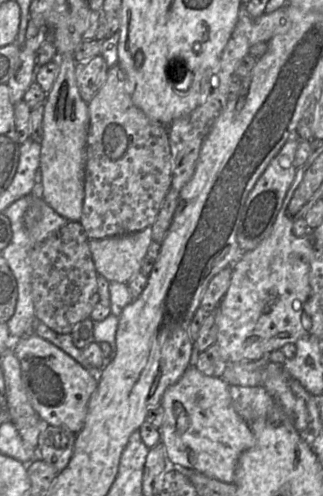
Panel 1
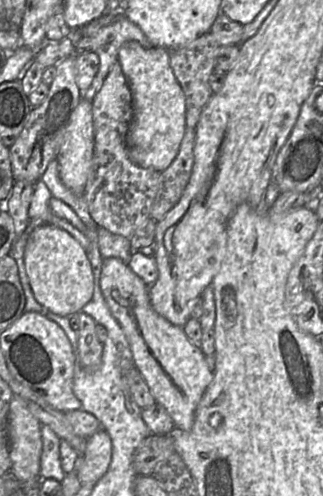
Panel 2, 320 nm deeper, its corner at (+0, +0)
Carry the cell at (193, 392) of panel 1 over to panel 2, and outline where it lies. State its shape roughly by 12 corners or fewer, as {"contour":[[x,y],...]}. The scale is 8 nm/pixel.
{"contour":[[119,258],[100,285],[134,364],[175,427],[191,430],[214,376]]}

